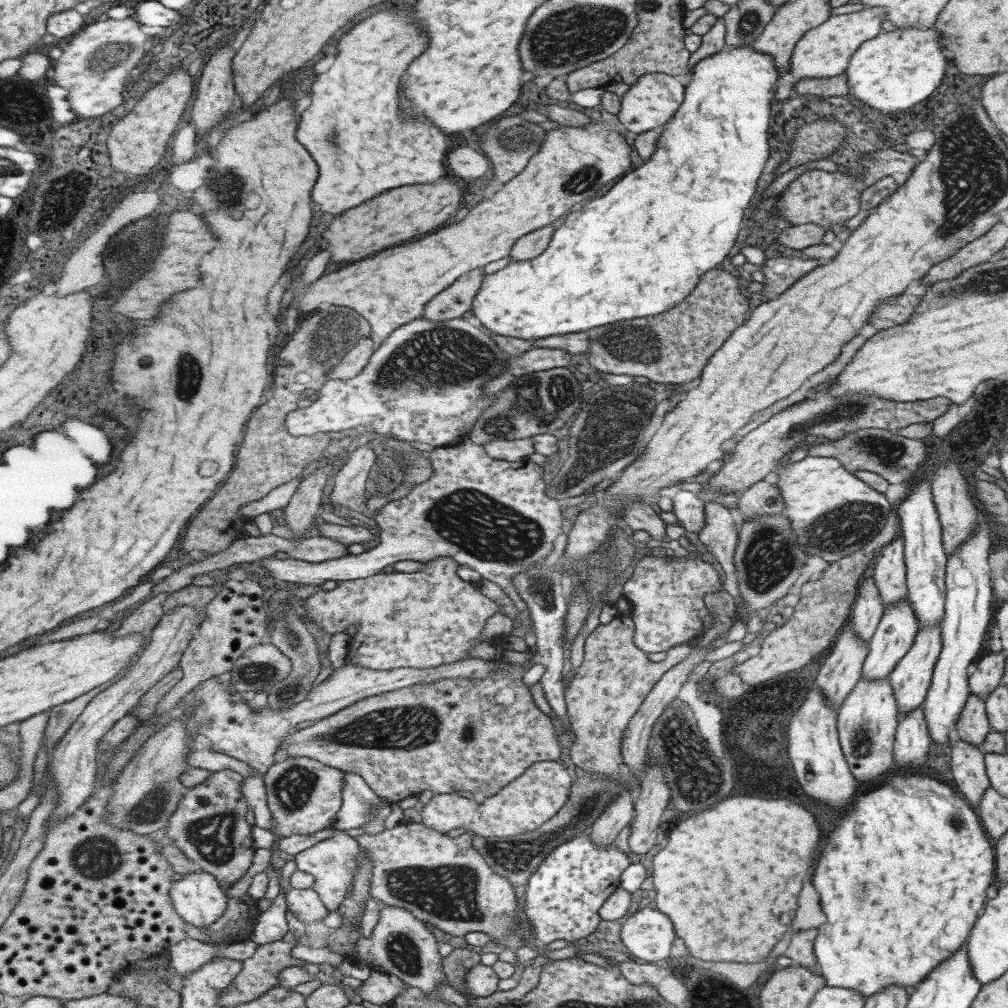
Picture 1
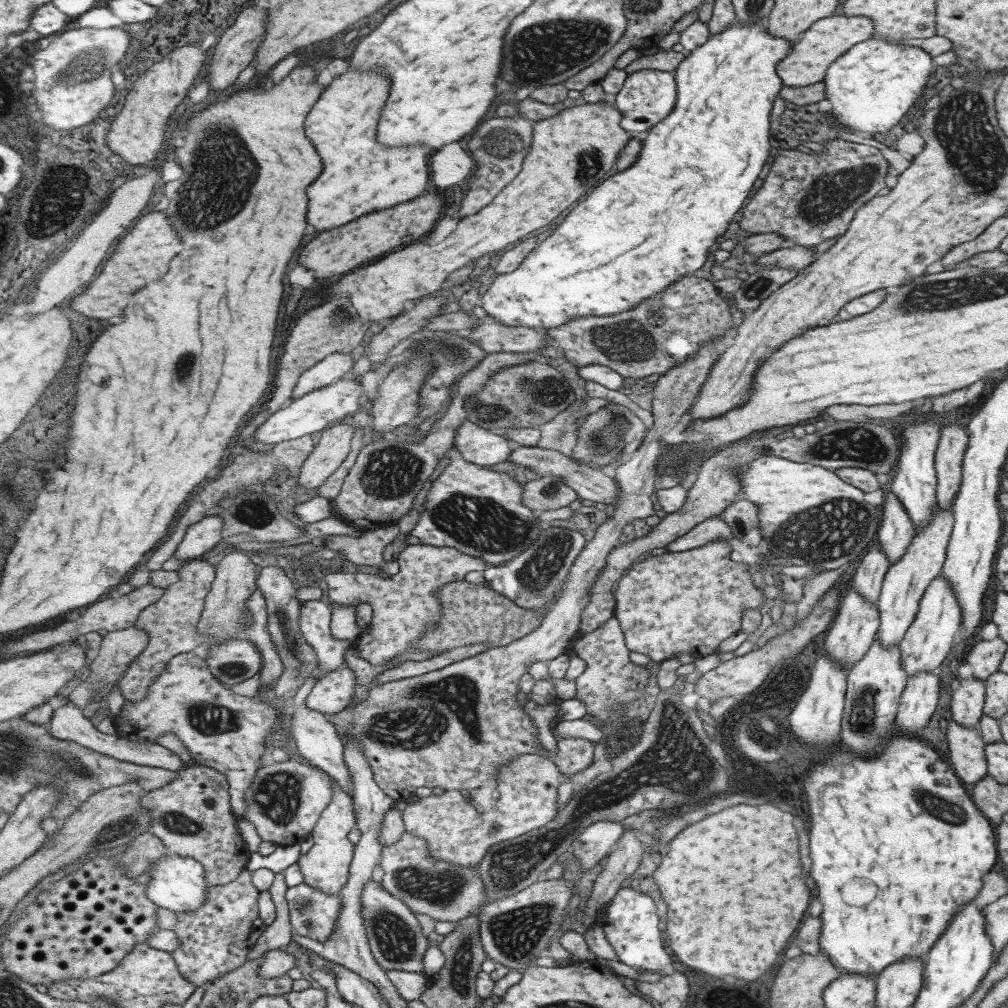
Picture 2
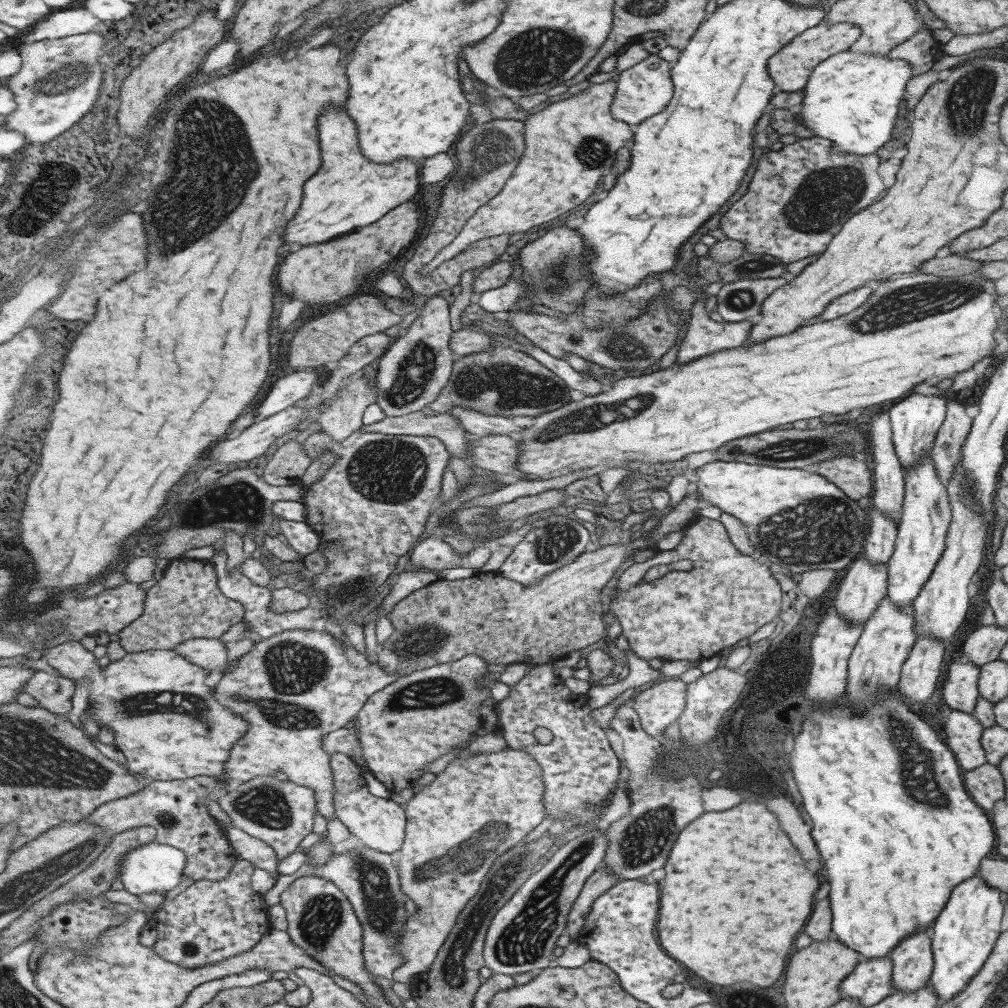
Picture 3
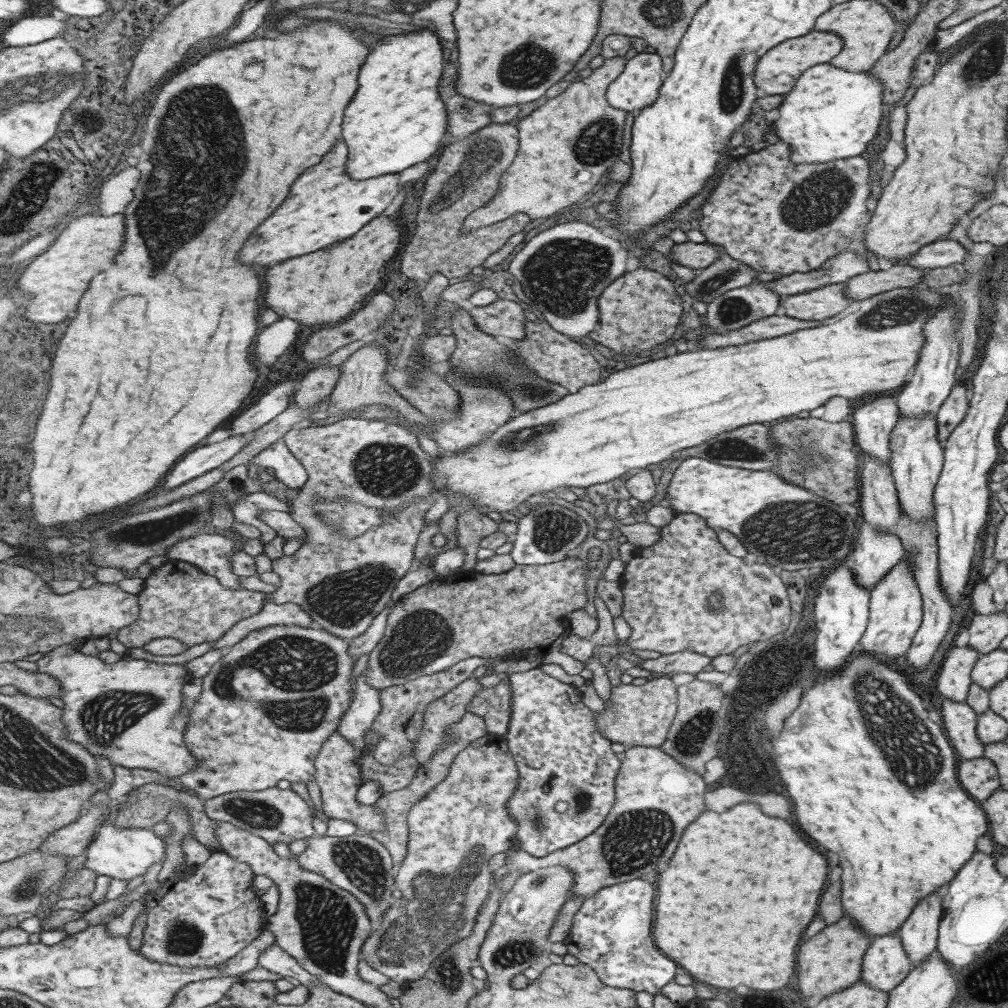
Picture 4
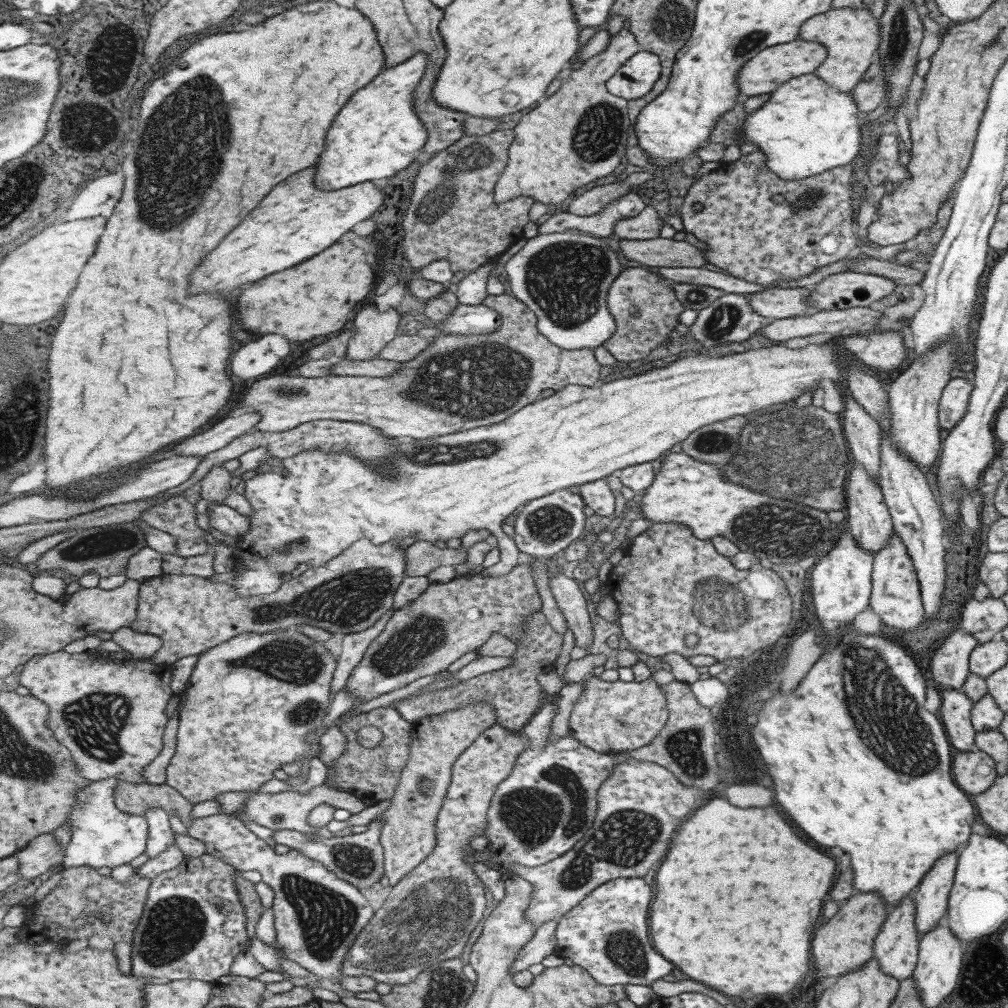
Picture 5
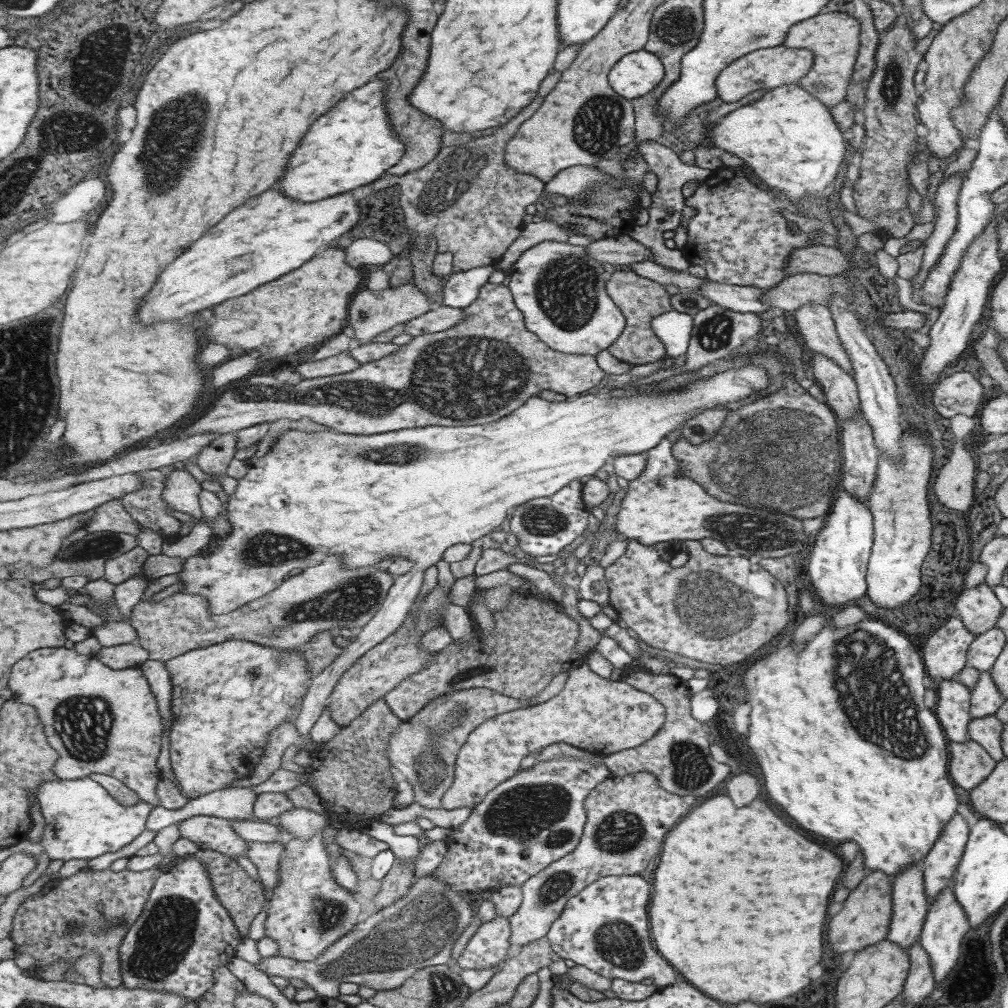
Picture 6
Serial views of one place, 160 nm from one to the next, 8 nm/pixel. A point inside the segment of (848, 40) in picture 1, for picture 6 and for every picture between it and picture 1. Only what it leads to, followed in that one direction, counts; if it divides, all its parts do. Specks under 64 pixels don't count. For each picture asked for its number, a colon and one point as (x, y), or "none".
2: (827, 38)
3: (788, 68)
4: (775, 72)
5: (767, 69)
6: (763, 68)

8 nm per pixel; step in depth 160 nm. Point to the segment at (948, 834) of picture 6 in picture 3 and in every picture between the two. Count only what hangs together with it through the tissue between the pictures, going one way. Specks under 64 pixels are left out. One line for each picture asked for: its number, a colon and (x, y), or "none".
3: (911, 963)
4: (918, 933)
5: (930, 896)

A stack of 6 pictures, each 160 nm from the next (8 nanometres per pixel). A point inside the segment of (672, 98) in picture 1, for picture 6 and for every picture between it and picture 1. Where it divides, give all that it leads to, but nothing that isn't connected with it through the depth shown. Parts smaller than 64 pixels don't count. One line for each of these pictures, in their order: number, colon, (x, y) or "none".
2: (645, 96)
3: (643, 90)
4: (636, 87)
5: (635, 77)
6: (634, 74)

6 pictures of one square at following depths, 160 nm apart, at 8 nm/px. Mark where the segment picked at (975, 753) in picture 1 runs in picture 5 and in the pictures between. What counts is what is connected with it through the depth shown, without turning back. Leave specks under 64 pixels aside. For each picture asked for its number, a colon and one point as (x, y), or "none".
2: (966, 757)
3: (962, 731)
4: (959, 720)
5: (954, 712)

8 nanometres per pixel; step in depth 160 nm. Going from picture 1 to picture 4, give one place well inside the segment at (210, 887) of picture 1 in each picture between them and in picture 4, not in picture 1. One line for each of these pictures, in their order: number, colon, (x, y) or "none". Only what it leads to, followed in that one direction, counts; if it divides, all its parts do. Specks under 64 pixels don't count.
2: (178, 883)
3: (154, 867)
4: (126, 853)

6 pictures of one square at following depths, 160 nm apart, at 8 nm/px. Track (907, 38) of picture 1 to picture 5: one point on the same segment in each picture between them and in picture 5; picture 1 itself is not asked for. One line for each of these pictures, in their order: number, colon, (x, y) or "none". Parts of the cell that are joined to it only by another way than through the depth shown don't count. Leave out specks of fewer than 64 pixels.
2: (872, 85)
3: (851, 99)
4: (830, 114)
5: (806, 127)

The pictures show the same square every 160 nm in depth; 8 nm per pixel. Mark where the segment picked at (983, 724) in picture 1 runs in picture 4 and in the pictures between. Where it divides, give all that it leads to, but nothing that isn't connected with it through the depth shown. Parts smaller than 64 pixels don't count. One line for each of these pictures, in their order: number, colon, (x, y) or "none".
2: (966, 701)
3: (959, 691)
4: (953, 679)

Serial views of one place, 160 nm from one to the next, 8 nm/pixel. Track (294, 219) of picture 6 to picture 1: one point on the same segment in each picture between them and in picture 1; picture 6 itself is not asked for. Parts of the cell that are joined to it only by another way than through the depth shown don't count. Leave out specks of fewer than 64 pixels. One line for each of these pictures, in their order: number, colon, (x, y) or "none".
1: (355, 110)
2: (360, 176)
3: (349, 192)
4: (326, 199)
5: (297, 221)

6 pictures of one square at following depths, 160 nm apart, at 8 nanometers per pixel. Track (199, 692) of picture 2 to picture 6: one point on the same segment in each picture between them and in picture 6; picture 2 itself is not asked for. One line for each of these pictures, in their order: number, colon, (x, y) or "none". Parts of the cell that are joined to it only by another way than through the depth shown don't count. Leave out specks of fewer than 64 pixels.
3: (166, 721)
4: (131, 712)
5: (120, 732)
6: (99, 719)

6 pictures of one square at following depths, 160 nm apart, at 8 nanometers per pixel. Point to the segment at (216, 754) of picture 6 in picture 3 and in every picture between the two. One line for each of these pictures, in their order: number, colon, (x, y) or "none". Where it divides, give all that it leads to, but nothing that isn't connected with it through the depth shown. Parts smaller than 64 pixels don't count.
3: (294, 688)
4: (267, 708)
5: (250, 702)

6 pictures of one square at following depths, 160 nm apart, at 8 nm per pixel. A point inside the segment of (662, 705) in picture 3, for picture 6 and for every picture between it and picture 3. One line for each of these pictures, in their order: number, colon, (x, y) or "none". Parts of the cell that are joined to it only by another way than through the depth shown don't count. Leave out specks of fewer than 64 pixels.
4: (641, 715)
5: (610, 717)
6: (597, 715)

